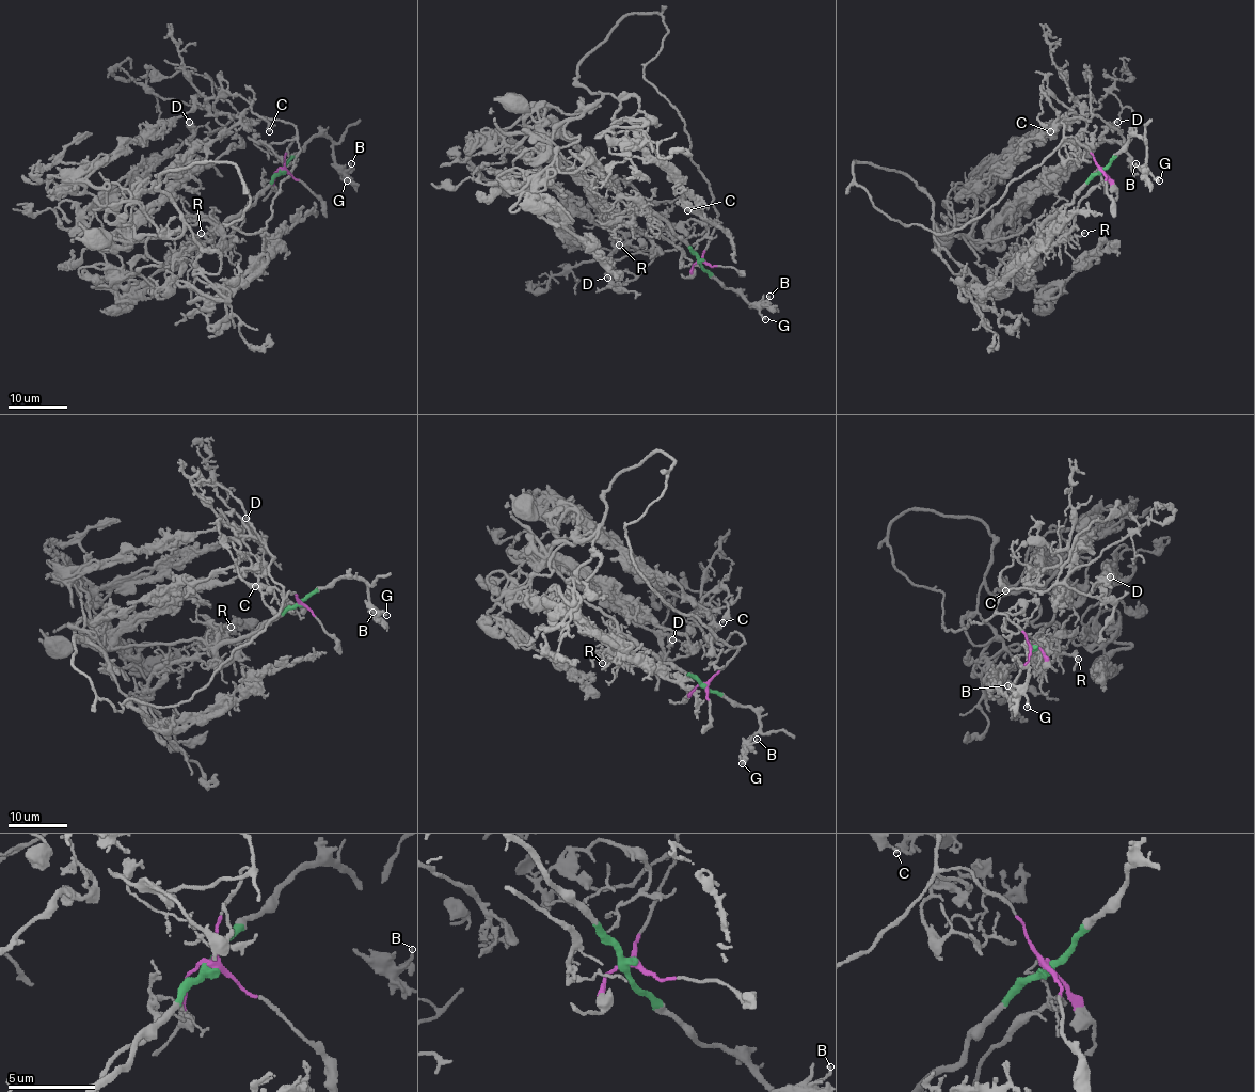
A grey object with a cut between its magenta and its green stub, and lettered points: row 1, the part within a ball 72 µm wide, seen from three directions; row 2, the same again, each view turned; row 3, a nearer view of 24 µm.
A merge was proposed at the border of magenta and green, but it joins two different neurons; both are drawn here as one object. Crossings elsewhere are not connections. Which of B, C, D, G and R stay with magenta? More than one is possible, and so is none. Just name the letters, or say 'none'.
C, D

